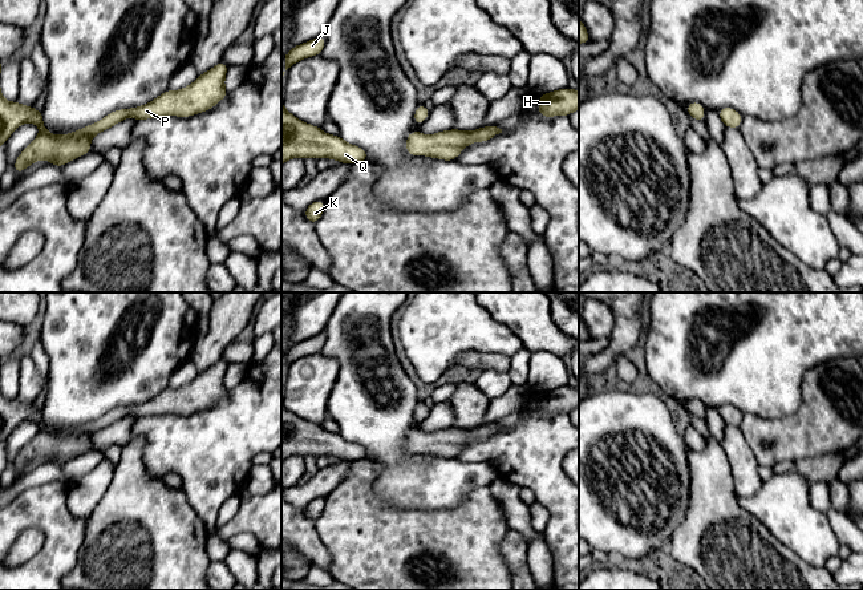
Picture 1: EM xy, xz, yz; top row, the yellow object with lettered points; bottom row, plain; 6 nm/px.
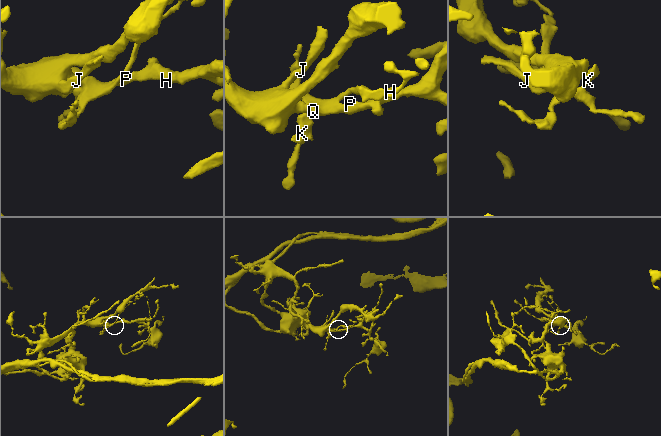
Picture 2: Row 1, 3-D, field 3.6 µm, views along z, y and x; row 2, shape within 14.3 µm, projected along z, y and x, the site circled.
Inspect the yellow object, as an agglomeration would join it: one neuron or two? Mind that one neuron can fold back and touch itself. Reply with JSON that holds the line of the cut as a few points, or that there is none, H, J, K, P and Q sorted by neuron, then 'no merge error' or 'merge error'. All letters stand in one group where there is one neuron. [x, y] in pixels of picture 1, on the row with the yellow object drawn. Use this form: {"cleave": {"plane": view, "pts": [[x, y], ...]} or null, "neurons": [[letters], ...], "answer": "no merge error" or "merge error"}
{"cleave": null, "neurons": [["H", "J", "K", "P", "Q"]], "answer": "no merge error"}

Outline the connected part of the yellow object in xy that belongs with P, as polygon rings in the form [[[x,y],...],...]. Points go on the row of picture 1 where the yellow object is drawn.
[[[220,61],[181,90],[166,90],[146,105],[114,110],[96,124],[57,137],[46,130],[42,110],[37,112],[33,105],[25,106],[19,101],[8,102],[0,90],[0,146],[17,126],[24,122],[33,122],[39,126],[40,134],[20,153],[13,163],[13,170],[20,174],[39,159],[48,159],[53,166],[61,167],[90,153],[92,138],[125,118],[134,117],[137,121],[142,121],[167,116],[190,117],[210,110],[218,101],[230,94],[224,89],[227,69],[228,65]]]

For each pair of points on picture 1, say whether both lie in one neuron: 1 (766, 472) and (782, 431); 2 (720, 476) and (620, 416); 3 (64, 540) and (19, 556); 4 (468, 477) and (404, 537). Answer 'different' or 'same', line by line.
1: different
2: different
3: different
4: different

